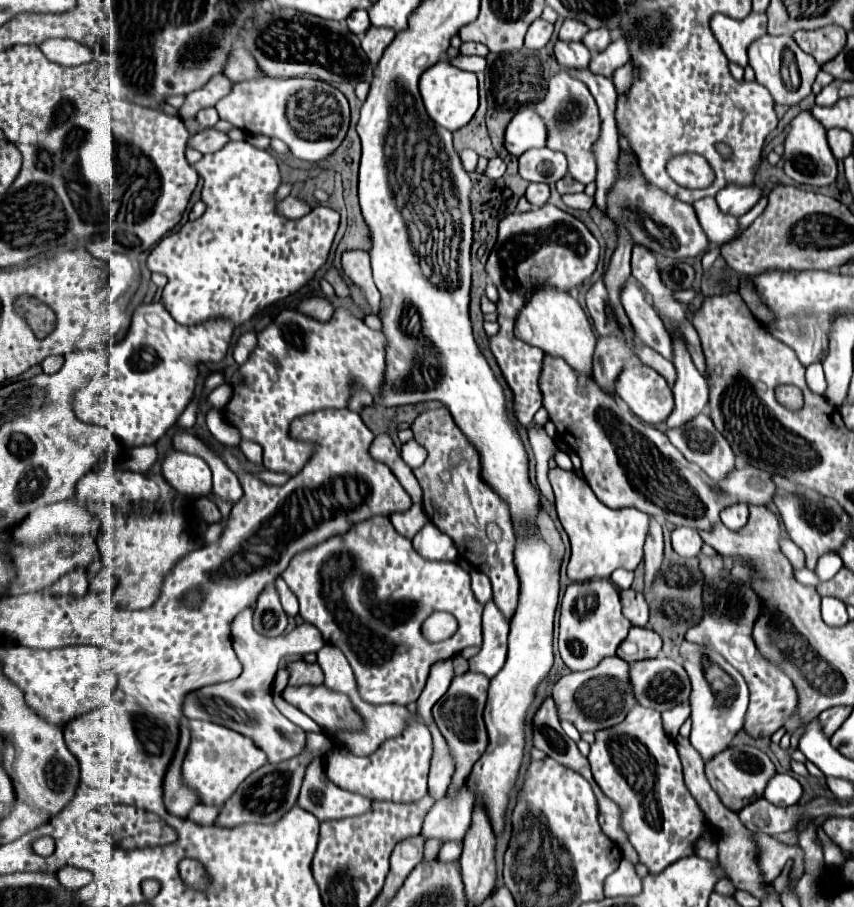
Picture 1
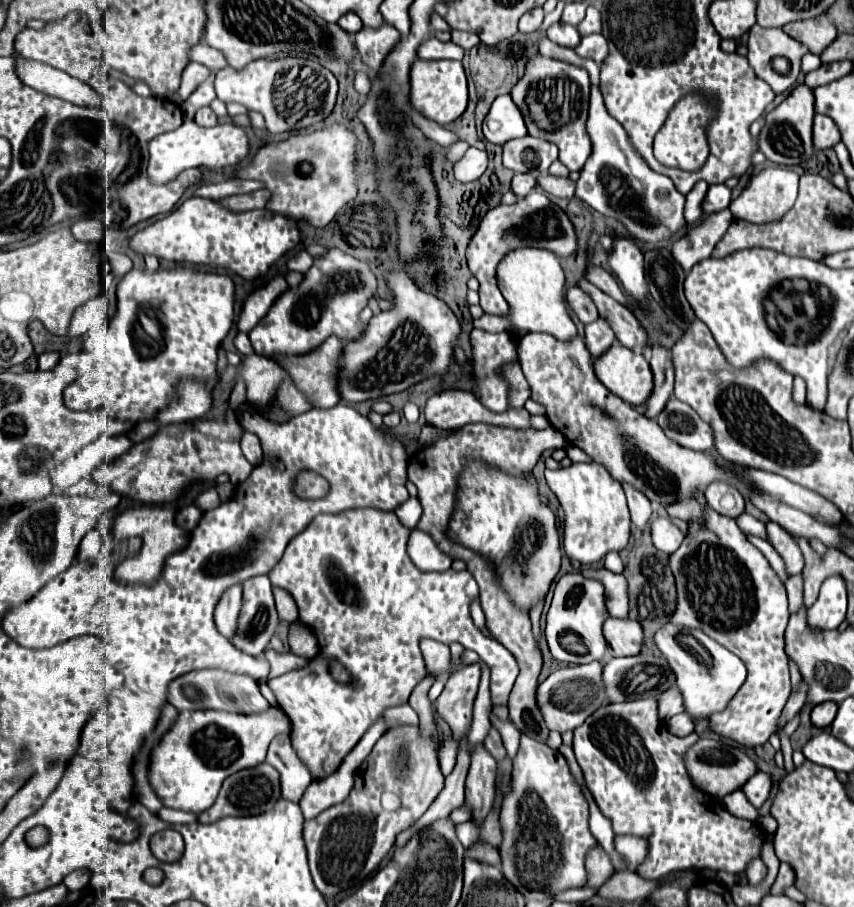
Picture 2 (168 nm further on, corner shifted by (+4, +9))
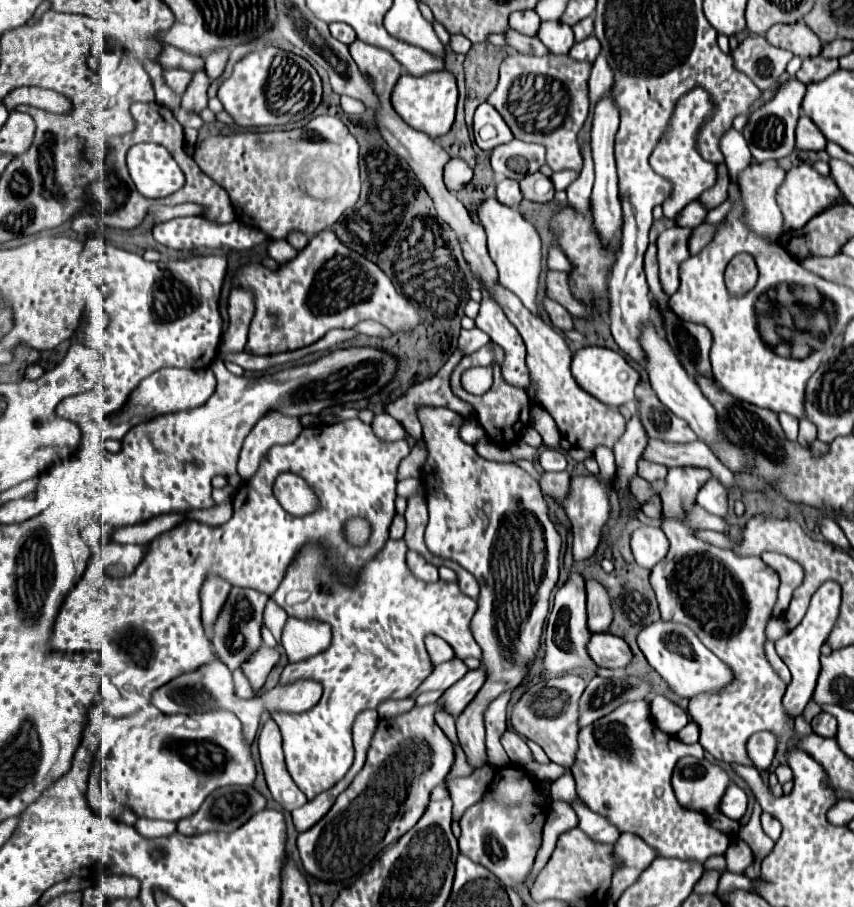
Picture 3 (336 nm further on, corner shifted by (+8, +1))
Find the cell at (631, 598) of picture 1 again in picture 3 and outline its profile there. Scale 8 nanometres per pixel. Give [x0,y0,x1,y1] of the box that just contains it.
[586,580,614,632]

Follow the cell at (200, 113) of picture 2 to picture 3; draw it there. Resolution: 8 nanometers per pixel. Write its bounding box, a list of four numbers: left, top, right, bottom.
[182,70,210,114]

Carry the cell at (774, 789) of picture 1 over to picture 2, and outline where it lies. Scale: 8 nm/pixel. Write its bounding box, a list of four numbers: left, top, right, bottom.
[742,772,770,808]

